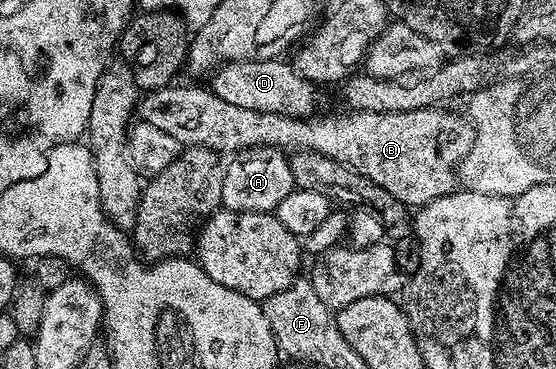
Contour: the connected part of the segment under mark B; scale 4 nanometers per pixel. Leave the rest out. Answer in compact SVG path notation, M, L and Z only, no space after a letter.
M176 86L147 92L139 100L138 115L143 122L170 133L184 147L205 147L221 153L245 151L248 147L292 147L293 152L320 153L374 181L374 185L398 197L408 209L425 207L430 201L457 190L460 162L470 153L476 136L463 114L455 115L439 106L394 113L358 111L295 119L276 113L258 113L258 109L242 109L230 101L222 101L207 86Z

